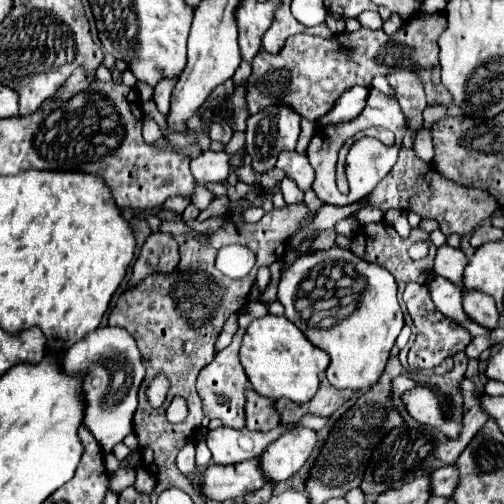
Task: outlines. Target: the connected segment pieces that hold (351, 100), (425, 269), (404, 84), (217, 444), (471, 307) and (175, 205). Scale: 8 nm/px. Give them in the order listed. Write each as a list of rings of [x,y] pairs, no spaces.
[[[354,86],[350,90],[346,90],[340,100],[334,104],[334,108],[322,116],[322,120],[318,120],[320,126],[328,126],[328,124],[344,124],[352,118],[356,118],[364,104],[366,104],[366,96],[368,96],[368,88],[364,86]]]
[[[376,222],[376,224],[362,226],[362,228],[358,230],[358,234],[354,236],[354,254],[356,254],[356,256],[362,256],[364,260],[368,260],[368,262],[372,262],[372,264],[378,264],[378,266],[386,268],[386,270],[394,276],[394,280],[396,280],[396,284],[398,284],[399,304],[404,317],[406,317],[406,323],[410,322],[410,319],[407,318],[409,315],[402,299],[404,286],[406,286],[408,282],[424,284],[424,282],[430,278],[430,274],[432,274],[434,256],[436,256],[436,248],[430,246],[430,252],[428,252],[426,258],[422,258],[422,260],[412,260],[412,258],[408,256],[408,248],[410,248],[412,244],[416,244],[416,242],[428,242],[428,238],[430,238],[428,232],[424,232],[424,230],[420,230],[420,228],[412,228],[410,238],[408,238],[408,240],[400,240],[400,236],[396,234],[396,230],[394,230],[388,222]]]
[[[394,70],[386,76],[390,86],[396,90],[398,104],[408,120],[408,128],[422,128],[422,110],[426,108],[422,80],[414,70]]]
[[[220,426],[208,432],[206,442],[212,452],[214,464],[228,466],[228,464],[238,464],[254,456],[260,456],[262,450],[268,444],[272,444],[282,432],[284,428],[274,428],[270,432],[250,432],[246,428],[234,430],[234,428]]]
[[[462,290],[462,306],[464,306],[464,312],[480,326],[490,330],[498,326],[498,312],[492,296],[476,290]]]
[[[176,196],[176,198],[168,198],[168,200],[162,204],[162,210],[174,212],[174,214],[182,214],[188,204],[190,204],[190,198],[180,198],[180,196]]]

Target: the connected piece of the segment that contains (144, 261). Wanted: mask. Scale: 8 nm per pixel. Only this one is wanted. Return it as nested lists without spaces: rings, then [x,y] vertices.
[[[150,234],[132,268],[132,278],[128,284],[134,286],[152,272],[172,274],[178,262],[180,262],[180,252],[176,238],[172,234],[156,234],[156,236]]]

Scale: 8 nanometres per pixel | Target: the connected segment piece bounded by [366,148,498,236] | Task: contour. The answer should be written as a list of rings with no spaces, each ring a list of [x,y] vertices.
[[[414,148],[400,150],[400,158],[394,164],[390,176],[386,176],[386,180],[382,180],[382,184],[378,184],[378,188],[374,188],[374,192],[366,200],[368,200],[368,206],[376,206],[382,212],[388,212],[390,208],[402,208],[406,212],[418,214],[420,218],[436,220],[440,224],[440,230],[446,236],[450,234],[464,236],[472,232],[486,218],[490,218],[492,212],[498,208],[498,202],[486,190],[454,184],[452,180],[438,174],[434,166],[418,158]]]

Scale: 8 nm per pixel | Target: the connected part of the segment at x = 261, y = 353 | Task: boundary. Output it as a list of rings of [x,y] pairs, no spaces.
[[[270,316],[254,320],[242,340],[240,348],[240,364],[252,384],[252,388],[266,398],[278,400],[288,398],[296,404],[306,404],[310,398],[314,398],[320,374],[328,368],[328,356],[322,350],[316,350],[302,332],[290,324],[284,316]]]

